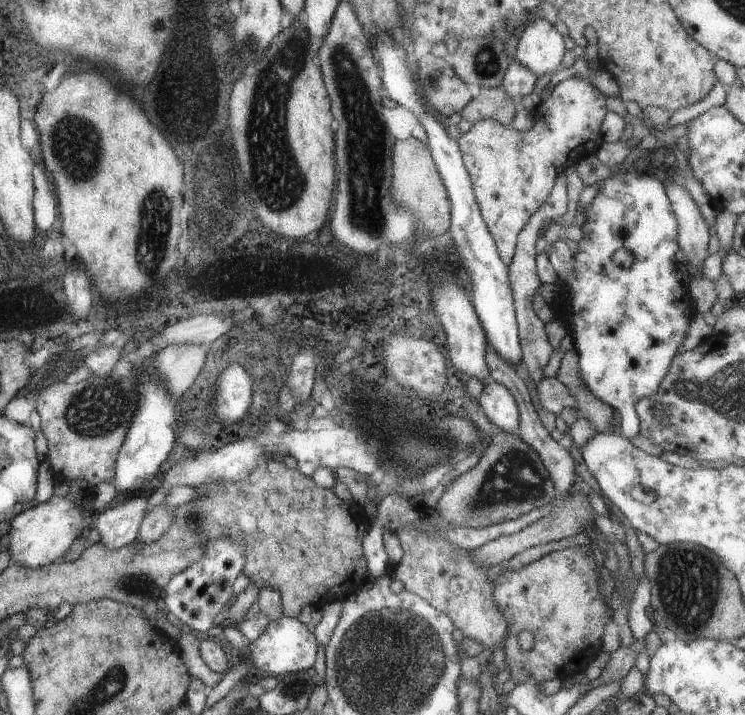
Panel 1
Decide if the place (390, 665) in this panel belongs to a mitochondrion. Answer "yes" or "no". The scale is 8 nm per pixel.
yes

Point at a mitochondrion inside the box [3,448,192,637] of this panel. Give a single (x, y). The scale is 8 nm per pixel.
(140, 584)

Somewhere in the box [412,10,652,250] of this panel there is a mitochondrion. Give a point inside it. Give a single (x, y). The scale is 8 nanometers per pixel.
(486, 62)

